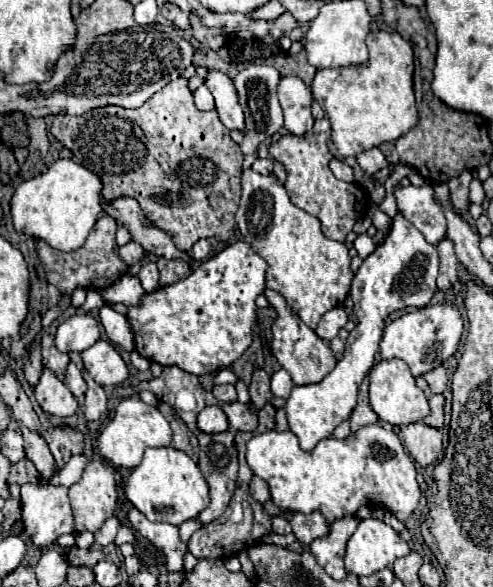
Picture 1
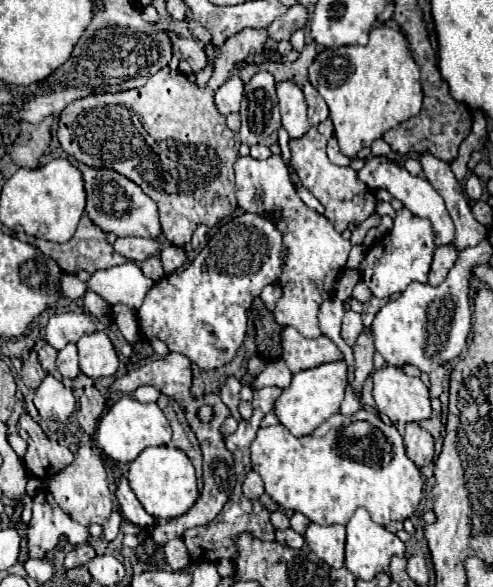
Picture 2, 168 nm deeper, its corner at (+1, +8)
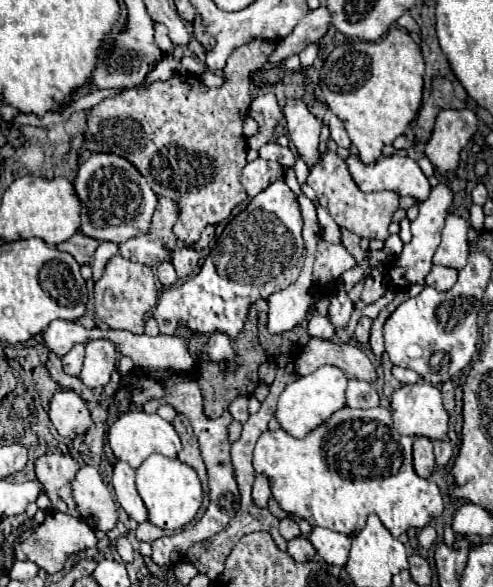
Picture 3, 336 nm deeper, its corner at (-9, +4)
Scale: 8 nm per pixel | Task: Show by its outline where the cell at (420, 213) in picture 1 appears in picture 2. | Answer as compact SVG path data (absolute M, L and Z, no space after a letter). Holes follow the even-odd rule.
M372 156L366 160L364 168L358 172L358 178L362 182L366 182L370 188L386 188L394 198L398 198L412 214L420 216L420 218L428 218L432 222L434 228L434 242L436 246L446 246L454 242L454 222L444 206L444 200L440 198L440 194L432 188L432 184L426 178L420 176L412 176L404 166L388 160L386 156Z

